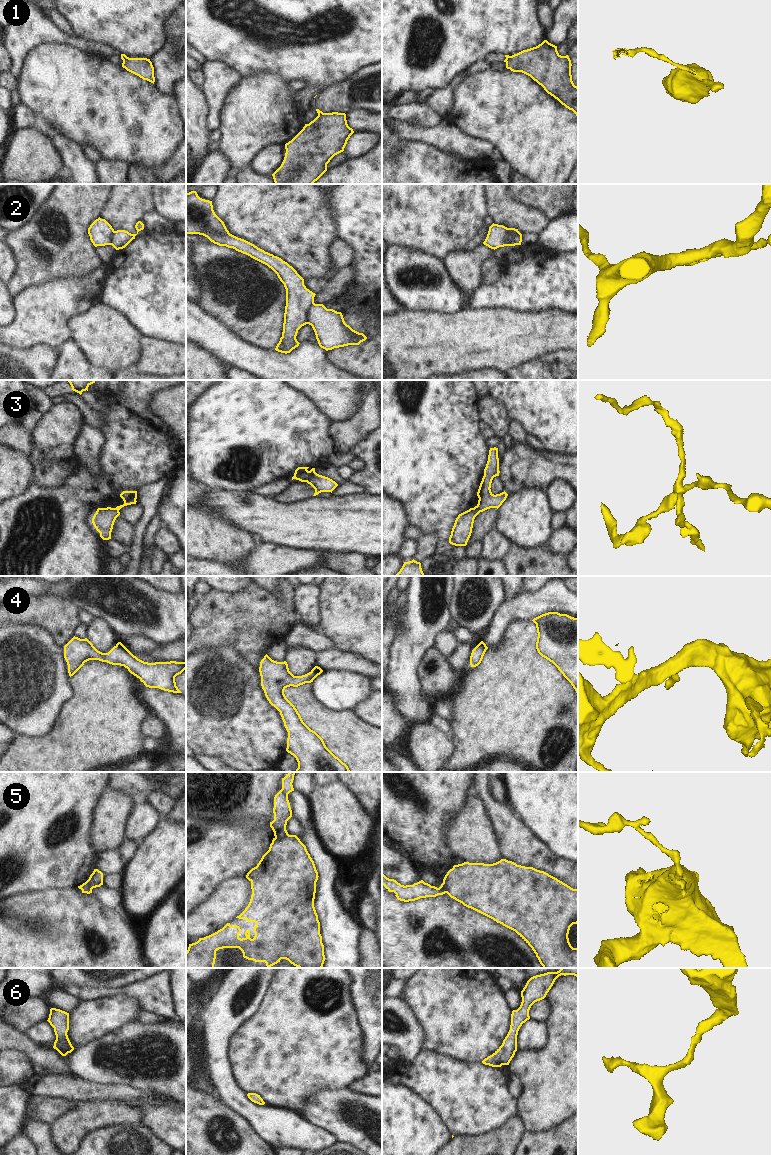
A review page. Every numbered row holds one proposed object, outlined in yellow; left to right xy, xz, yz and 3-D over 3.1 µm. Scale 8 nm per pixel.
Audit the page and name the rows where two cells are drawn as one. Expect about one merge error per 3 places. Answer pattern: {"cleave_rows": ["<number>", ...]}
{"cleave_rows": ["1", "2", "3", "5"]}

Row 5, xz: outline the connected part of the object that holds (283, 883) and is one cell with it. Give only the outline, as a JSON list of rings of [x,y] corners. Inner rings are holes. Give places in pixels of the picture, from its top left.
[[[287,834],[283,838],[273,838],[269,850],[262,856],[257,866],[246,875],[246,878],[251,882],[252,895],[248,906],[236,917],[256,923],[253,929],[254,938],[251,939],[250,930],[246,930],[246,937],[241,939],[239,937],[240,927],[227,923],[217,932],[189,944],[186,951],[186,968],[214,968],[216,951],[223,948],[239,948],[244,958],[255,962],[265,962],[267,967],[277,964],[281,959],[286,959],[298,968],[322,968],[326,958],[320,934],[320,922],[314,907],[318,877],[314,861],[306,846],[296,835]]]

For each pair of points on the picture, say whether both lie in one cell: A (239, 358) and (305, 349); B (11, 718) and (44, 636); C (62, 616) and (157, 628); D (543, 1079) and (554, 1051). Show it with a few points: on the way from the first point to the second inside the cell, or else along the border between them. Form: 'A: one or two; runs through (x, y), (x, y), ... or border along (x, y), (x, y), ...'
A: one; runs through (255, 360), (289, 360)
B: one; runs through (25, 698), (25, 664), (27, 656)
C: two; border along (62, 597), (73, 601), (82, 611)
D: one; runs through (550, 1072), (553, 1069), (553, 1058)

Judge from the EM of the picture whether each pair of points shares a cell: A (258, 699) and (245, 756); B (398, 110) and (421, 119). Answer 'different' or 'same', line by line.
A: same
B: same

